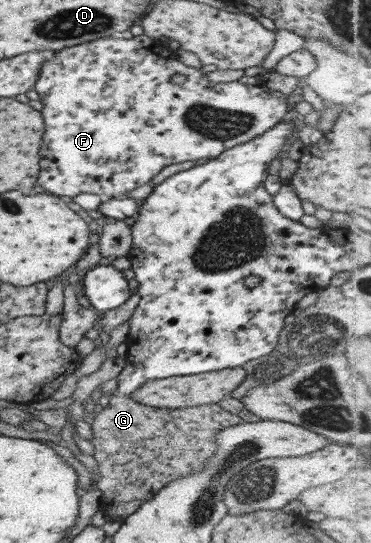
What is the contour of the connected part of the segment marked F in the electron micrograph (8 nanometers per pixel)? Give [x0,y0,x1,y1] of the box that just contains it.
[33,35,288,198]

